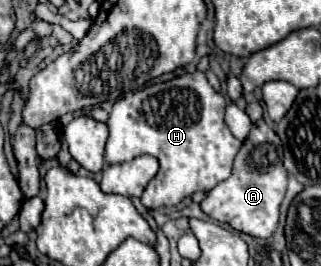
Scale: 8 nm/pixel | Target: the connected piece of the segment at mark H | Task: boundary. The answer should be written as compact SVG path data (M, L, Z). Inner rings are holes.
M200 71L128 93L128 97L120 97L110 111L110 137L106 141L104 159L116 165L144 153L158 157L160 171L148 183L142 203L148 209L178 205L194 191L206 191L230 177L232 161L242 143L226 127L224 109L224 95L210 87L206 75Z

